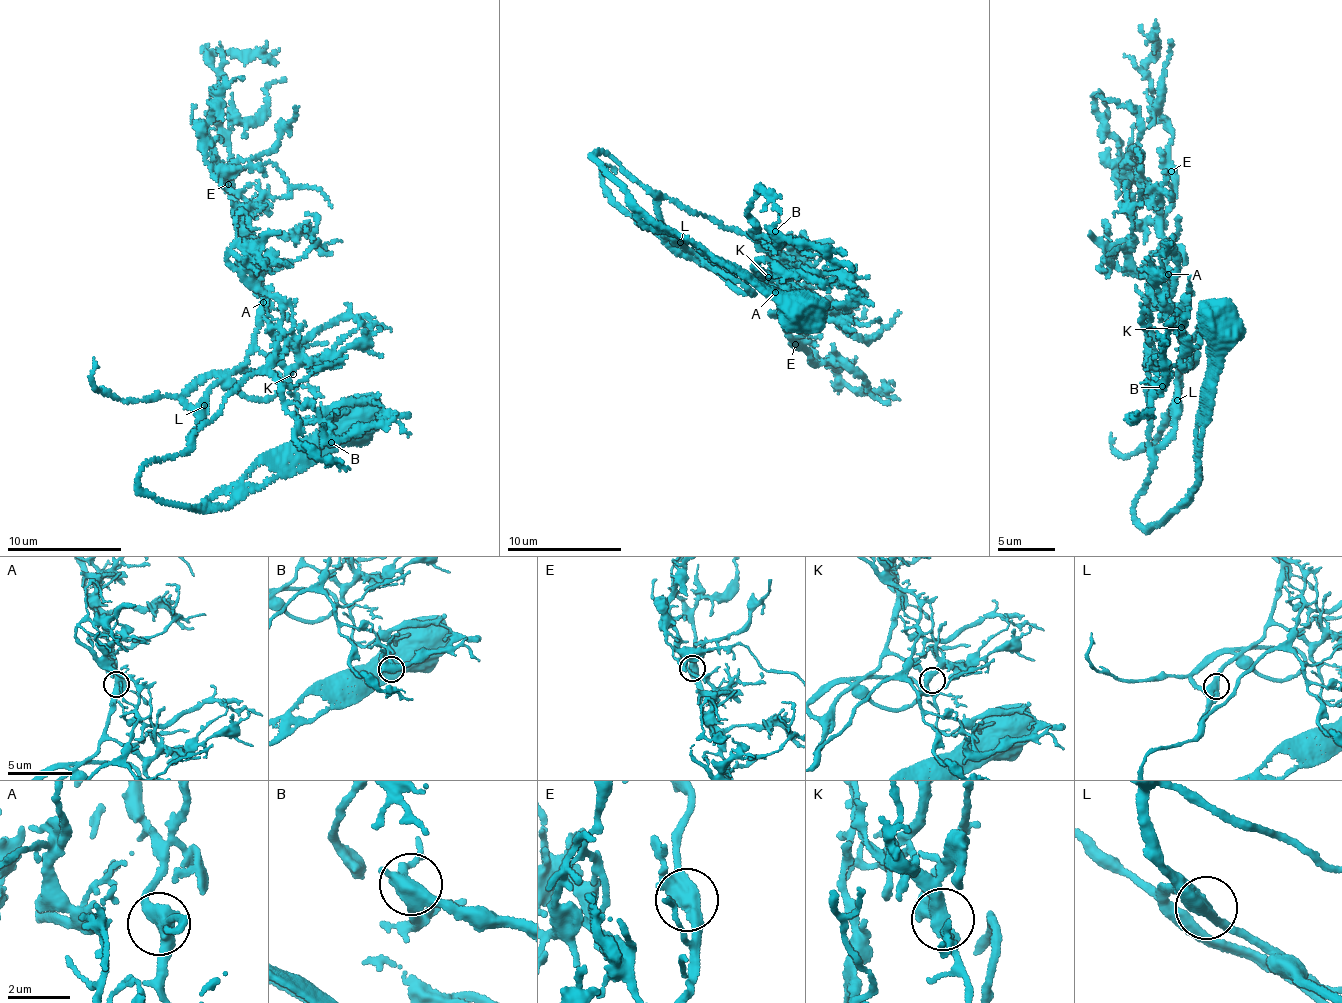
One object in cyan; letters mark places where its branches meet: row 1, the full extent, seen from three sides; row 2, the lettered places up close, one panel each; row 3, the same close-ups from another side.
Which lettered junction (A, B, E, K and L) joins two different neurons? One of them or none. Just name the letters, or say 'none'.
none

